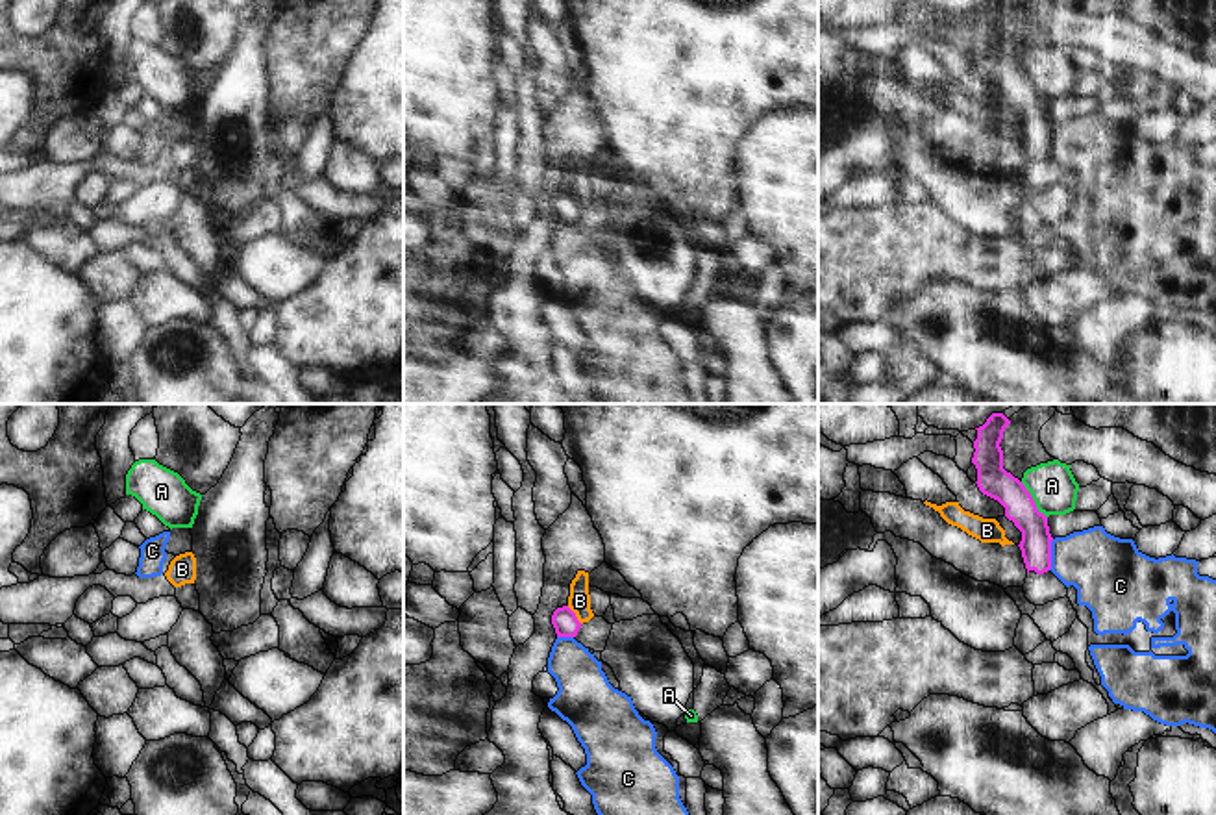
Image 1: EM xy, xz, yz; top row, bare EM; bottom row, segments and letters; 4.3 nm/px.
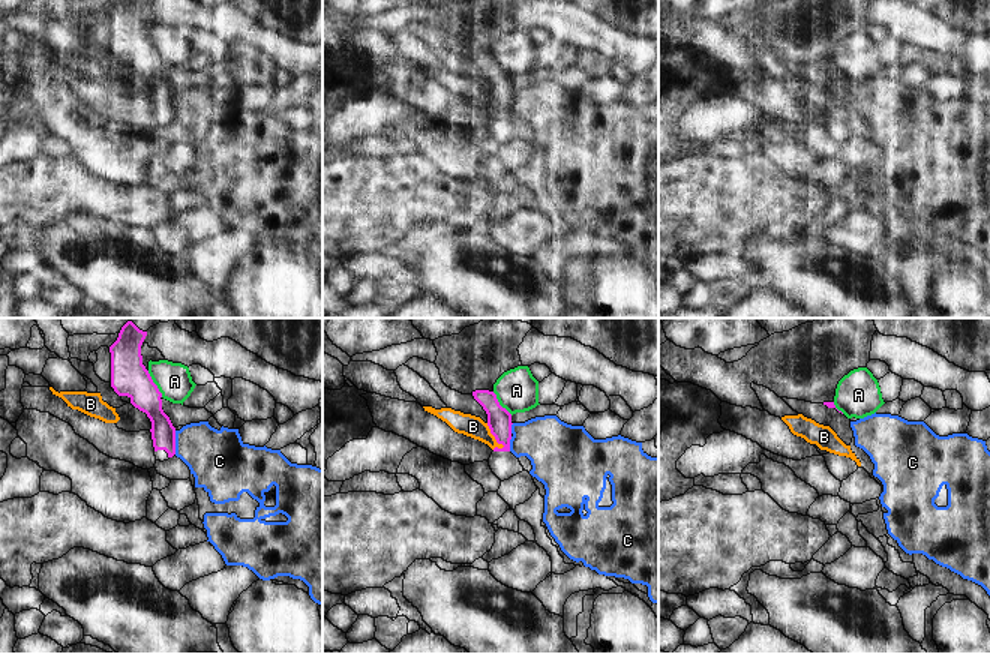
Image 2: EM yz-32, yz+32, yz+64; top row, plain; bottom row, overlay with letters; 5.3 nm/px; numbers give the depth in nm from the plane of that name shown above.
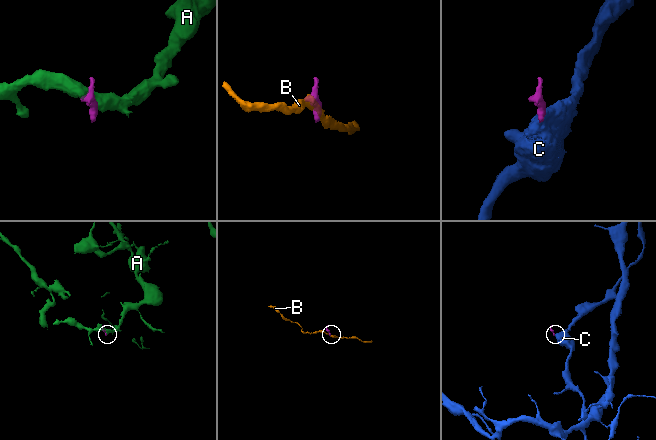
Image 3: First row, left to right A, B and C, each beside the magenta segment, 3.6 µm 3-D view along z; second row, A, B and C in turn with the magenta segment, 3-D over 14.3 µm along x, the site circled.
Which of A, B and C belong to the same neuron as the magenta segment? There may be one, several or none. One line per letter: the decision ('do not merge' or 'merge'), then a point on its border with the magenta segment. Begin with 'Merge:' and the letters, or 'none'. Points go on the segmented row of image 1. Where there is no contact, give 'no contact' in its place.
Merge: none
A: do not merge; contact yz (1033, 501)
B: do not merge; contact xz (574, 615)
C: do not merge; contact yz (1050, 554)

